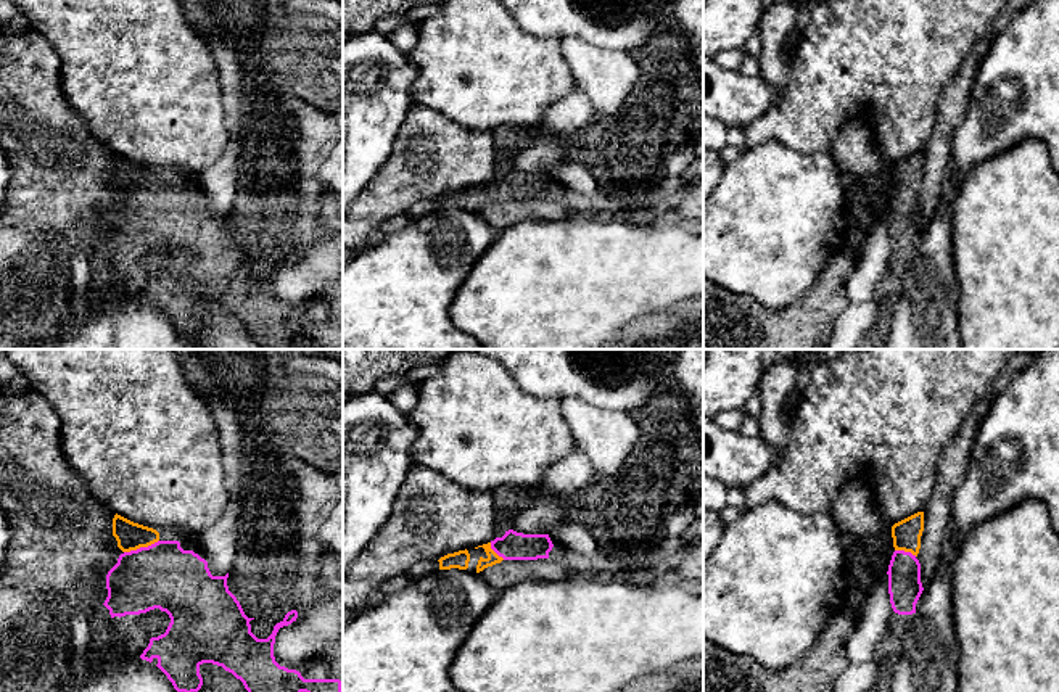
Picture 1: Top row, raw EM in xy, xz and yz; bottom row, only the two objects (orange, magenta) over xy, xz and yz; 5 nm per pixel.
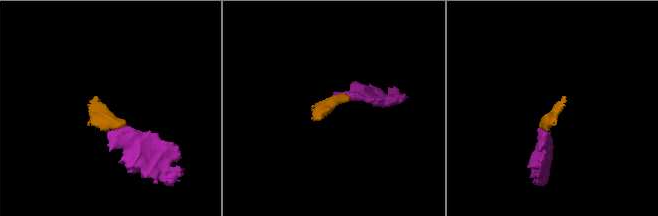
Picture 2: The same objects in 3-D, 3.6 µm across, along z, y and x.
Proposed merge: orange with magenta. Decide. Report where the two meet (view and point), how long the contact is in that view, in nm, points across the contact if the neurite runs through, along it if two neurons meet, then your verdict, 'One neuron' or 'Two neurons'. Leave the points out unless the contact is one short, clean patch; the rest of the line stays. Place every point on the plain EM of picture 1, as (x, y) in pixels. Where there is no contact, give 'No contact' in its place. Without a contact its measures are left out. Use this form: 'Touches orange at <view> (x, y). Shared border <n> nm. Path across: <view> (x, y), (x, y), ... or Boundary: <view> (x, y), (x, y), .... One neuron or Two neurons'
Touches orange at xy (140, 185). Shared border 190 nm. Path across: xy (131, 176), (140, 185), (145, 197), (163, 214). One neuron

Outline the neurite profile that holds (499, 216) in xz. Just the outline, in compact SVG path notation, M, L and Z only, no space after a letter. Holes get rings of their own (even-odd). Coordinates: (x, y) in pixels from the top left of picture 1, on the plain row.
M552 198L502 200L478 212L497 232L520 220L565 220L571 211Z

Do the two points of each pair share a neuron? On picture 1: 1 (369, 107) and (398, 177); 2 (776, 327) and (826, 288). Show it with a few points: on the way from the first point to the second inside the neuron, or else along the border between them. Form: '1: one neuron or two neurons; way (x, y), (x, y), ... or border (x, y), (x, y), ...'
1: two neurons; border (403, 119), (387, 161), (366, 185)
2: one neuron; way (789, 325), (813, 301)

